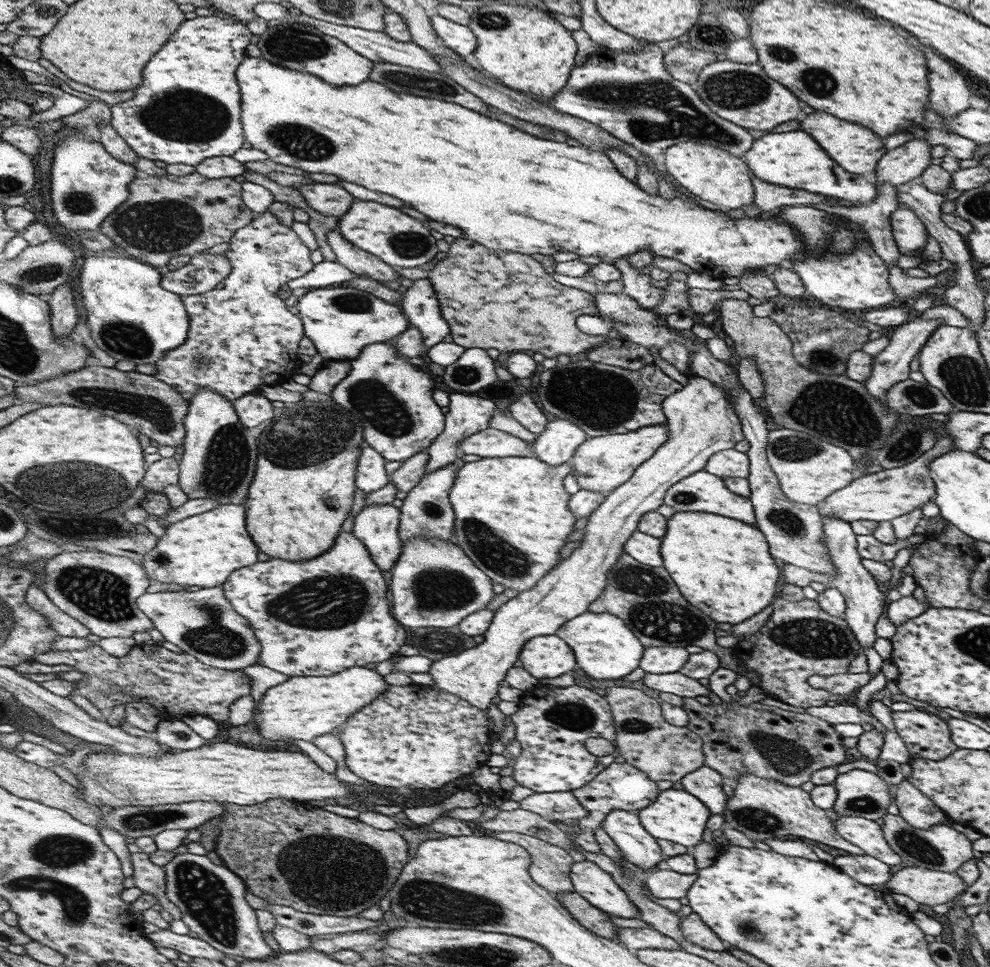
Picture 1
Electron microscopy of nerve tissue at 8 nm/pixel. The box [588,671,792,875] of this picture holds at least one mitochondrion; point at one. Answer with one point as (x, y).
(757, 819)

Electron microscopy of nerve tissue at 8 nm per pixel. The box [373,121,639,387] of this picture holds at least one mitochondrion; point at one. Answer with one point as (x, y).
(408, 244)

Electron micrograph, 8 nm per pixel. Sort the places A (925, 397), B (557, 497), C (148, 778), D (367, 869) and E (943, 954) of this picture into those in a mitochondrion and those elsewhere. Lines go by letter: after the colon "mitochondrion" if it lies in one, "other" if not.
A: mitochondrion
B: other
C: other
D: mitochondrion
E: other

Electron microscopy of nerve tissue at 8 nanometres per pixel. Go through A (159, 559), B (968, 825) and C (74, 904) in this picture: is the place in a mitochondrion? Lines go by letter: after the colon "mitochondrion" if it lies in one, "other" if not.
A: mitochondrion
B: other
C: mitochondrion

